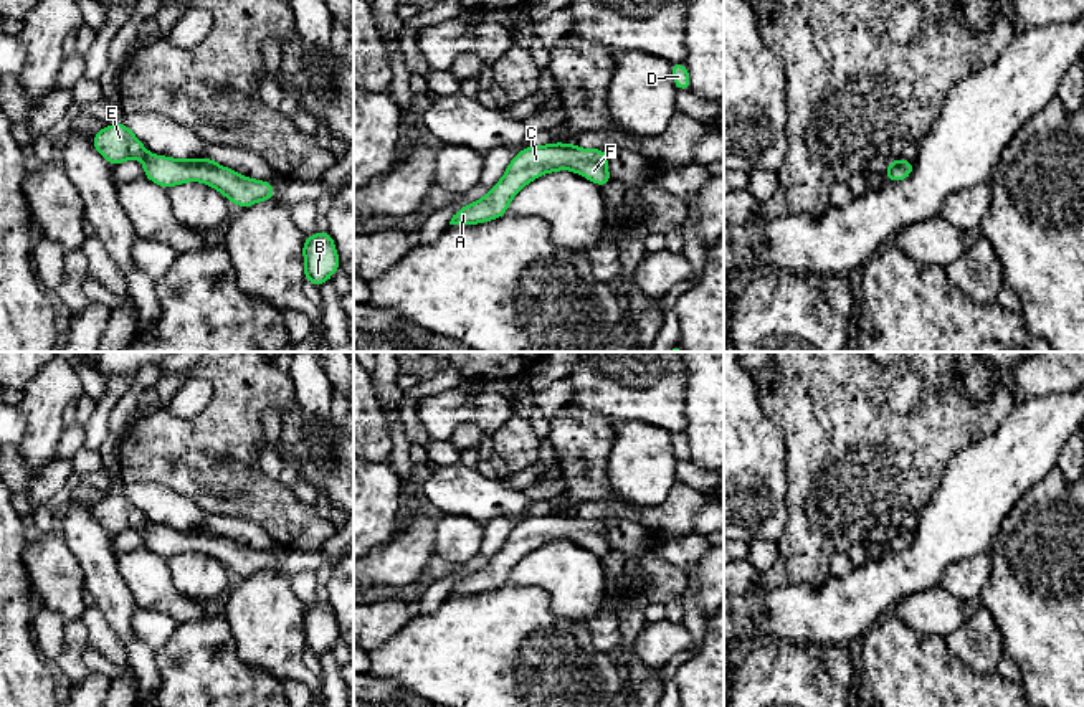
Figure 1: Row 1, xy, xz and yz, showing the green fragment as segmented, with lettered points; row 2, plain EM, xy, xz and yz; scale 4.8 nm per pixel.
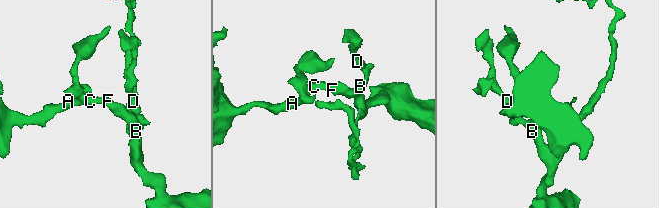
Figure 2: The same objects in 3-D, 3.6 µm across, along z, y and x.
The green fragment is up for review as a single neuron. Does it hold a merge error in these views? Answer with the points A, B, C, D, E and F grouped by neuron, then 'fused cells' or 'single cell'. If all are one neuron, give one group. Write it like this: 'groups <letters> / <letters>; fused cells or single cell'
groups A B C D E F; single cell

